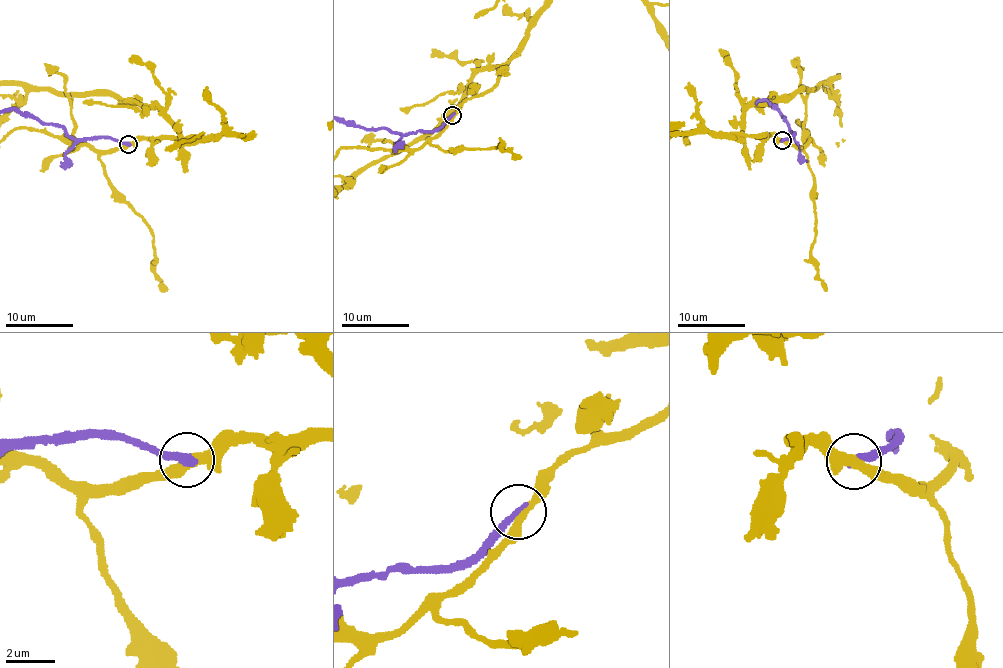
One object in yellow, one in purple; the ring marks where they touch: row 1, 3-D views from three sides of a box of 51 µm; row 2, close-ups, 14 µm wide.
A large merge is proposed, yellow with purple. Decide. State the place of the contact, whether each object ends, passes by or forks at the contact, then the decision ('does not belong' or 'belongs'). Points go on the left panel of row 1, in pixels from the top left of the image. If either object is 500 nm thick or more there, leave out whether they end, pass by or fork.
(128, 144) | yellow passes by | purple ends | does not belong

